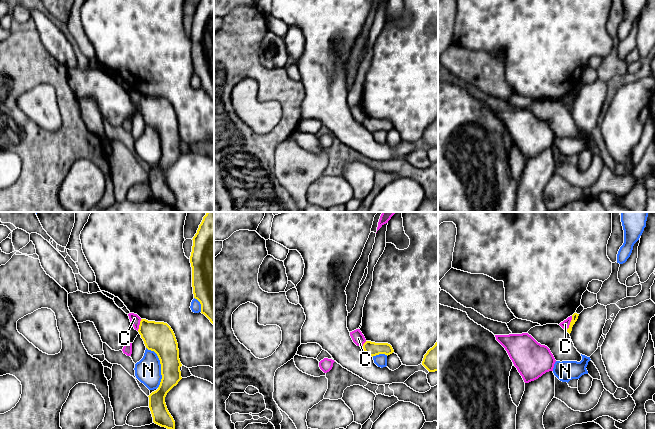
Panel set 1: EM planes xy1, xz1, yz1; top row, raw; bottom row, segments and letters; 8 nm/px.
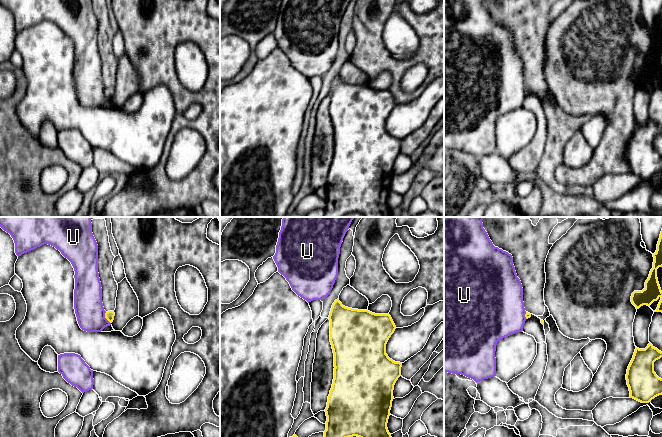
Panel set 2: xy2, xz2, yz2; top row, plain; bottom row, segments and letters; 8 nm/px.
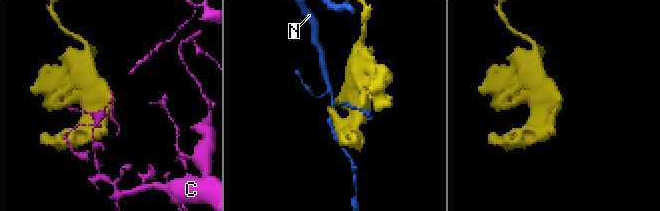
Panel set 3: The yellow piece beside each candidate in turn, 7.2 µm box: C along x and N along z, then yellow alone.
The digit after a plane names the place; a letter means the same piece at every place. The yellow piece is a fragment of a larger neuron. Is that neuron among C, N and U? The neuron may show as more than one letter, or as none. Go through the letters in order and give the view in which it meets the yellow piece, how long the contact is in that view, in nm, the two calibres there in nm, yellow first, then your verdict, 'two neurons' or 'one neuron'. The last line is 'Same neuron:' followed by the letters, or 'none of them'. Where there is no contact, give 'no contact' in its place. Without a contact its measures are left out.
C: meets yellow in yz1; contact 130 nm long; 50 nm thick on the yellow side, 70 nm on the other; two neurons
N: meets yellow in xy1; contact 340 nm long; 240 nm thick on the yellow side, 200 nm on the other; two neurons
U: meets yellow in xy2; contact 100 nm long; 70 nm thick on the yellow side, 240 nm on the other; one neuron
Same neuron: U

